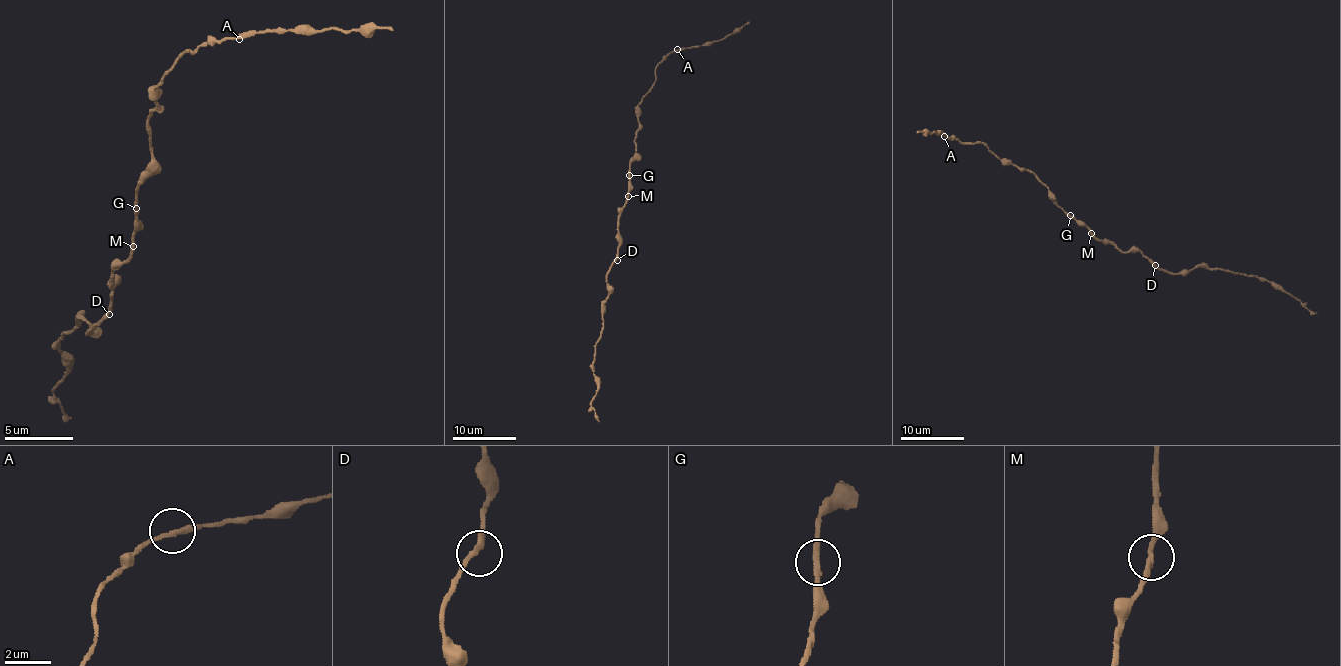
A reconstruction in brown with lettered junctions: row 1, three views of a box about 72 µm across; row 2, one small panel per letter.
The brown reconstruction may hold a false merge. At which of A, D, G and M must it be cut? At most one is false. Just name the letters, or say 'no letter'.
no letter

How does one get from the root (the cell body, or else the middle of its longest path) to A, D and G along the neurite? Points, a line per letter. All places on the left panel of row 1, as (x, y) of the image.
A: (133, 235), (136, 187), (150, 167), (147, 118), (157, 108), (154, 88), (184, 53), (239, 40)
D: (133, 235), (133, 252), (112, 270), (112, 311), (109, 314)
G: (133, 235), (136, 208)

